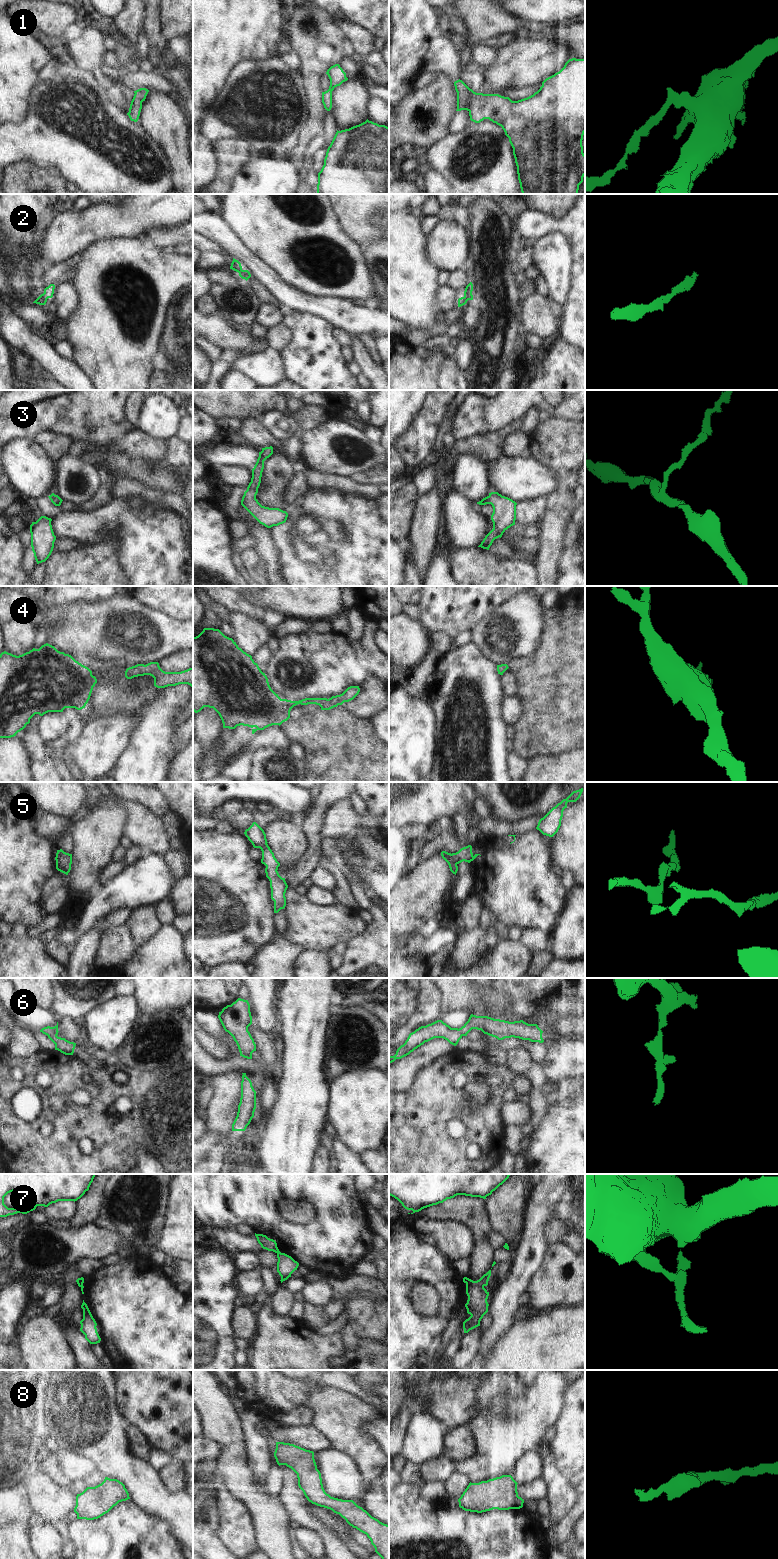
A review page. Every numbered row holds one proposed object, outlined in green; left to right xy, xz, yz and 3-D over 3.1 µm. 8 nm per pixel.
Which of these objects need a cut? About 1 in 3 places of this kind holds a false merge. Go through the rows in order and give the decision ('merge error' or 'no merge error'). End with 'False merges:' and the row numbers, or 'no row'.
1: no merge error
2: no merge error
3: no merge error
4: no merge error
5: no merge error
6: no merge error
7: merge error
8: no merge error
False merges: 7

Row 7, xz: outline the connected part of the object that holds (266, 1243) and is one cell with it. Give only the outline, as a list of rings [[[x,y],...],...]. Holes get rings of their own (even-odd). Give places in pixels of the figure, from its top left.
[[[255,1233],[255,1236],[257,1238],[258,1243],[261,1245],[263,1249],[273,1251],[275,1253],[279,1251],[275,1240],[268,1238],[266,1235],[263,1234]]]

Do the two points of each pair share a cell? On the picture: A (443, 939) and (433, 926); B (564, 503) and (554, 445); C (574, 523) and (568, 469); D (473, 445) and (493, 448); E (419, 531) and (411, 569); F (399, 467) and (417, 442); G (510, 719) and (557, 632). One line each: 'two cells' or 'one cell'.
A: two cells
B: one cell
C: two cells
D: one cell
E: two cells
F: two cells
G: two cells

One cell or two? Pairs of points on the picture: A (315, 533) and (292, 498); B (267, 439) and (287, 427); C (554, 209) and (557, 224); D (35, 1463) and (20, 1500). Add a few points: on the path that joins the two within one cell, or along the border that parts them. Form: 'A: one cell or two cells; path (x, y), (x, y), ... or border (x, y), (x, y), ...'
A: two cells; border (309, 488), (291, 506)
B: two cells; border (257, 420), (264, 428), (283, 442)
C: two cells; border (574, 204), (559, 218), (534, 211)
D: one cell; path (26, 1472), (21, 1477), (20, 1491)

